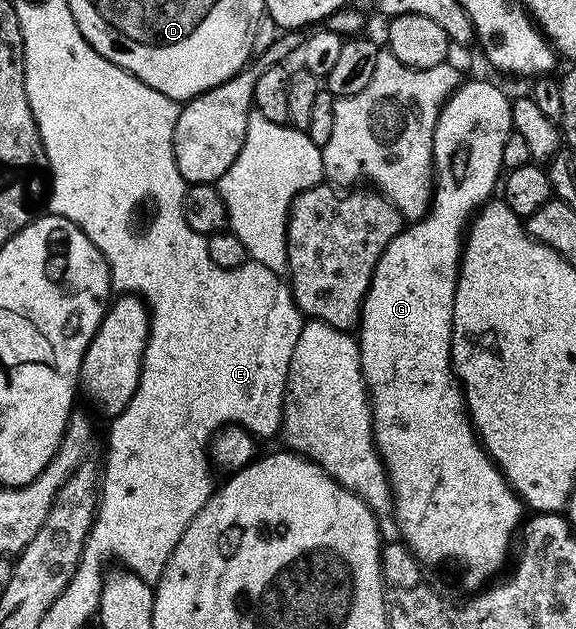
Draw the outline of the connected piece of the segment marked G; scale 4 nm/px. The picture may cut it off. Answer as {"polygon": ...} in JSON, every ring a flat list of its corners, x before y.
{"polygon":[[464,81,449,95,448,100,444,102,444,108,440,111,432,138,434,186,428,214,415,220,411,225,405,226,400,234,394,237,394,241,390,241,390,245,386,245,386,249,372,274,372,284,369,285,368,291,364,295,364,308,360,310,358,324,358,332,360,331,360,335,358,334,360,371,364,374,364,384,368,386,368,394,372,405,372,432,376,436,376,447,380,450,380,458,384,461,384,468,388,471,388,480,392,485,396,522,400,525,403,542,407,543,408,548,414,552,421,564,461,563,465,571,464,579,472,586,472,589,483,588,489,580,499,576,505,570,504,562,508,559,508,550,511,547,513,550,514,540,521,530,522,520,526,515,526,507,520,496,513,491,512,484,504,477,504,472,496,466,496,462,493,461,491,455,484,450,484,445,480,442,475,427,472,426,472,416,469,415,468,405,464,402,460,380,457,379,456,373,452,369,454,293,456,292,456,279,460,275,460,257,462,244,466,238,466,228,476,212,493,198,492,190,495,187,497,190,498,180,502,175,502,145,512,130,512,105,509,96,504,96,494,84]]}

